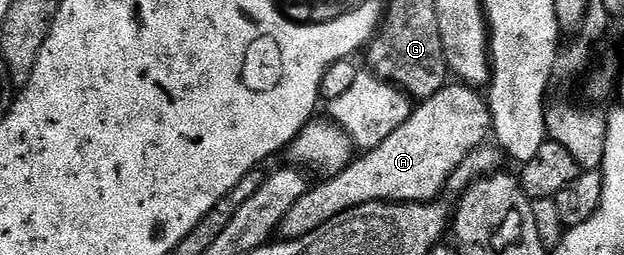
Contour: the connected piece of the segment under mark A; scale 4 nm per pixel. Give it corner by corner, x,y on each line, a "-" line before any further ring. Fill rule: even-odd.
467,84
445,85
434,96
423,99
401,127
391,132
373,150
353,157
342,172
325,177
313,185
286,212
278,234
281,239
310,236
314,228
322,228
326,220
342,216
350,208
371,202
414,202
423,204
441,197
448,177
458,169
470,152
489,141
492,112
488,103

